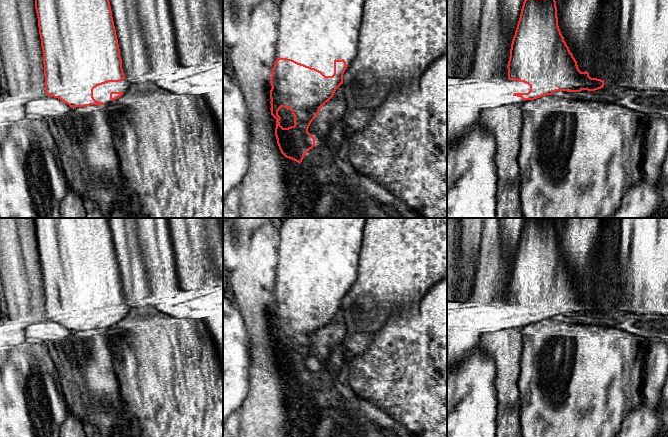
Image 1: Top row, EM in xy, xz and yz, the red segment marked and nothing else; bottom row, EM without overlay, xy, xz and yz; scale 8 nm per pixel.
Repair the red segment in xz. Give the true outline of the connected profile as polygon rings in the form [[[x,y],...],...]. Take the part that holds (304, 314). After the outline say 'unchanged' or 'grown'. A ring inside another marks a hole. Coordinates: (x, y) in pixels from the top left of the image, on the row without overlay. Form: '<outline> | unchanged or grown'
[[[287,218],[281,227],[280,236],[281,242],[279,244],[280,261],[278,264],[278,282],[275,285],[275,289],[272,292],[272,300],[270,302],[270,308],[272,310],[270,314],[270,328],[271,339],[276,343],[275,360],[277,368],[281,377],[289,383],[292,383],[299,388],[302,386],[304,379],[312,373],[317,365],[309,356],[308,352],[311,346],[318,339],[320,332],[325,329],[334,319],[336,313],[343,308],[343,298],[348,289],[353,286],[357,278],[357,268],[359,261],[359,251],[362,241],[362,232],[366,218]],[[281,331],[288,332],[292,335],[294,340],[294,349],[288,352],[283,352],[280,349],[281,341],[278,339],[278,335]]] | grown

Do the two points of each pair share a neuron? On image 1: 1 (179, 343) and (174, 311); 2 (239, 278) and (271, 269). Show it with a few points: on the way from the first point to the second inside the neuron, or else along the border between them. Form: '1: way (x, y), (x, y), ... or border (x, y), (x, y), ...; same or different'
1: border (153, 308), (172, 316), (198, 320); different
2: border (233, 272), (244, 273), (251, 288), (267, 289); different

